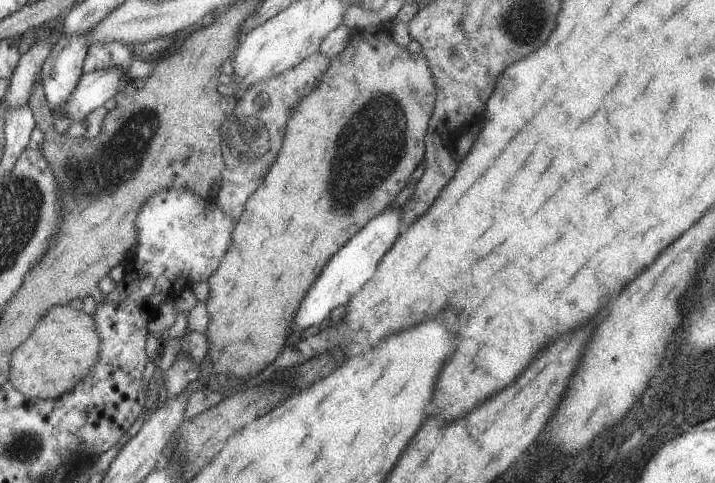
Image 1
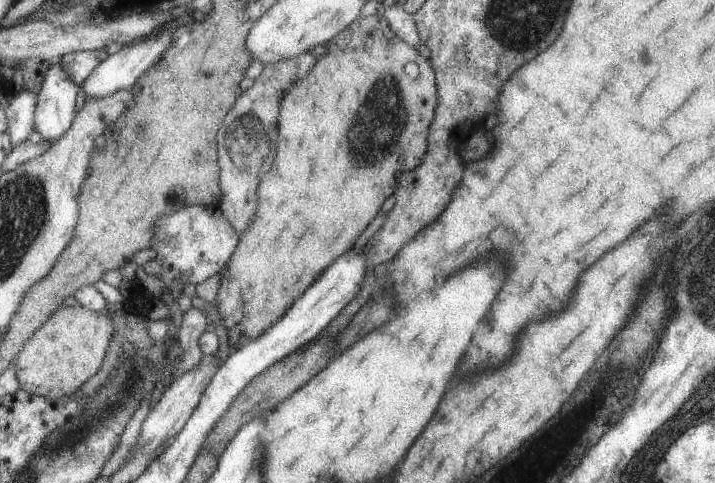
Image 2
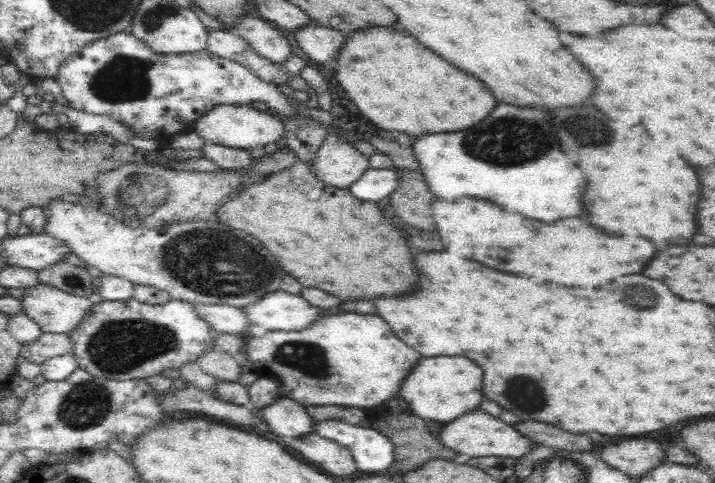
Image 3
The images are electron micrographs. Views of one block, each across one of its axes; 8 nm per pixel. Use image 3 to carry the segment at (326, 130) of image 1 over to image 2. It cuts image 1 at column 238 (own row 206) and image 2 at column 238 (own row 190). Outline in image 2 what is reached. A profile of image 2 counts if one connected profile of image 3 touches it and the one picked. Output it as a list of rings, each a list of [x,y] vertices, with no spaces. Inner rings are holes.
[[[368,15],[366,17],[357,16],[353,19],[353,22],[350,22],[341,32],[338,32],[331,40],[328,40],[326,46],[326,52],[323,53],[323,56],[318,56],[314,65],[310,68],[310,71],[300,80],[293,83],[284,93],[282,99],[280,100],[279,110],[278,110],[278,123],[277,123],[277,150],[275,151],[274,161],[271,163],[271,166],[267,169],[267,172],[263,173],[261,176],[257,190],[256,190],[256,207],[255,212],[253,213],[250,223],[247,225],[247,228],[239,235],[238,243],[235,245],[235,250],[231,253],[231,256],[226,262],[227,266],[222,271],[222,276],[220,278],[220,284],[216,291],[216,295],[213,300],[213,304],[217,306],[217,312],[220,316],[221,323],[225,327],[225,332],[228,338],[228,346],[232,350],[237,350],[239,347],[242,347],[244,344],[250,343],[255,337],[258,337],[261,333],[264,333],[272,324],[275,324],[280,316],[283,316],[283,313],[289,308],[289,305],[296,299],[299,298],[305,292],[305,289],[329,266],[337,256],[342,252],[349,250],[357,236],[361,234],[361,230],[364,230],[367,224],[373,220],[373,217],[381,208],[381,204],[388,197],[394,194],[396,189],[396,180],[401,173],[406,173],[407,171],[413,170],[423,158],[425,154],[425,149],[427,148],[427,128],[431,119],[434,115],[434,108],[436,105],[436,84],[434,79],[434,70],[432,69],[432,64],[430,60],[423,59],[422,56],[418,53],[418,50],[415,47],[410,46],[405,43],[403,40],[397,38],[385,21],[383,16],[378,15]]]

